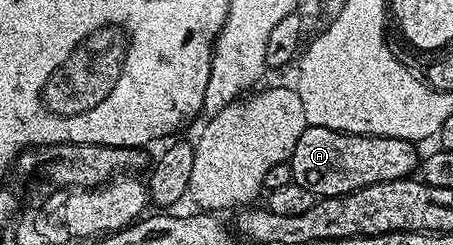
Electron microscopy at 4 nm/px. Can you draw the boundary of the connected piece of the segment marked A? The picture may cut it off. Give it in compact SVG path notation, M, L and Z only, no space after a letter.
M309 127L297 141L290 157L291 177L294 183L309 189L316 197L344 195L377 181L406 179L420 166L421 151L409 139L377 137L376 135L350 135L324 127Z

